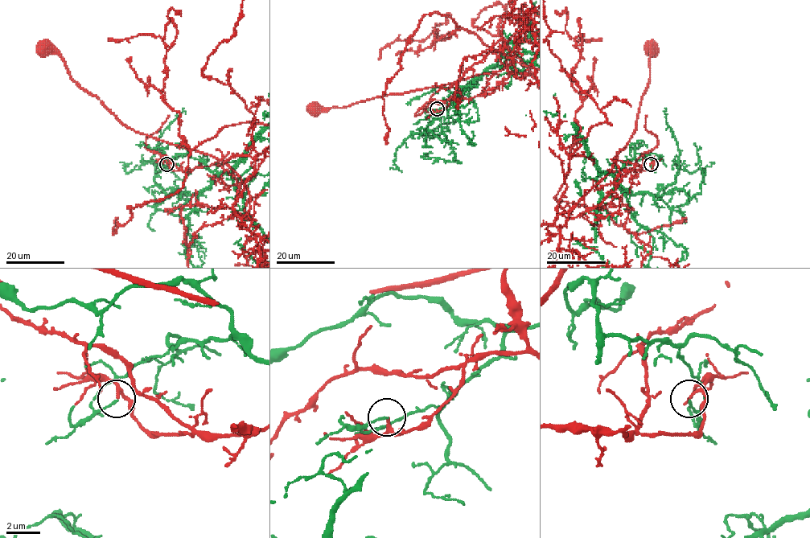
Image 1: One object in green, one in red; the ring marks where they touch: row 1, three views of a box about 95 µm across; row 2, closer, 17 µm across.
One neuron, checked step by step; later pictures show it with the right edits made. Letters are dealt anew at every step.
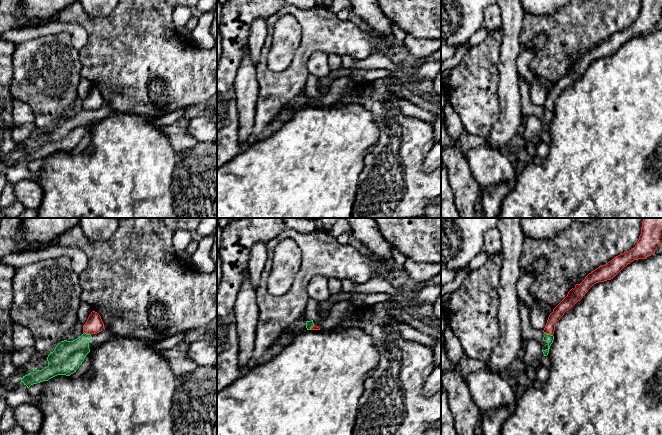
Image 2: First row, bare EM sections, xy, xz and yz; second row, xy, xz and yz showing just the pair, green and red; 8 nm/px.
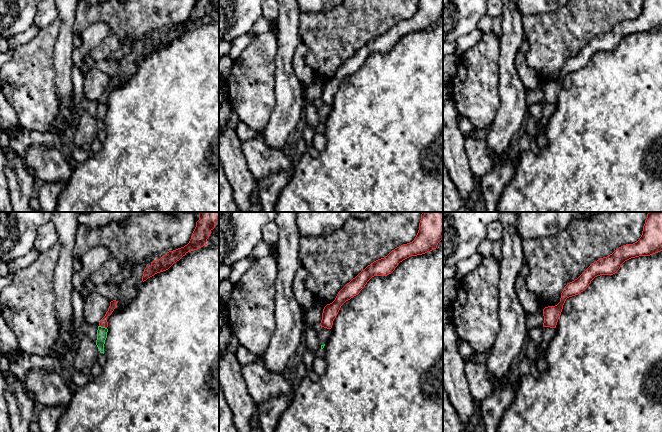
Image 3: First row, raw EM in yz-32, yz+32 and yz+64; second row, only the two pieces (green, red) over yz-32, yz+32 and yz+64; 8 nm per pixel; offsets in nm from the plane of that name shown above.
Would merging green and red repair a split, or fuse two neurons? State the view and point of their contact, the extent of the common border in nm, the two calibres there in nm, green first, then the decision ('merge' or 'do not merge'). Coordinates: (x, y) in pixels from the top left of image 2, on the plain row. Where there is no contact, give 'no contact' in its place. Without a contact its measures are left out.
meets green in yz at (548, 110); contact 80 nm long; 70 nm thick on the green side, 90 nm on the other; do not merge

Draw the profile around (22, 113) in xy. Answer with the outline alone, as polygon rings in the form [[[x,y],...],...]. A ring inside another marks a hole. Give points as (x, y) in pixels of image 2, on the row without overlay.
[[[18,99],[13,100],[12,120],[14,126],[34,122],[34,113],[31,107]]]

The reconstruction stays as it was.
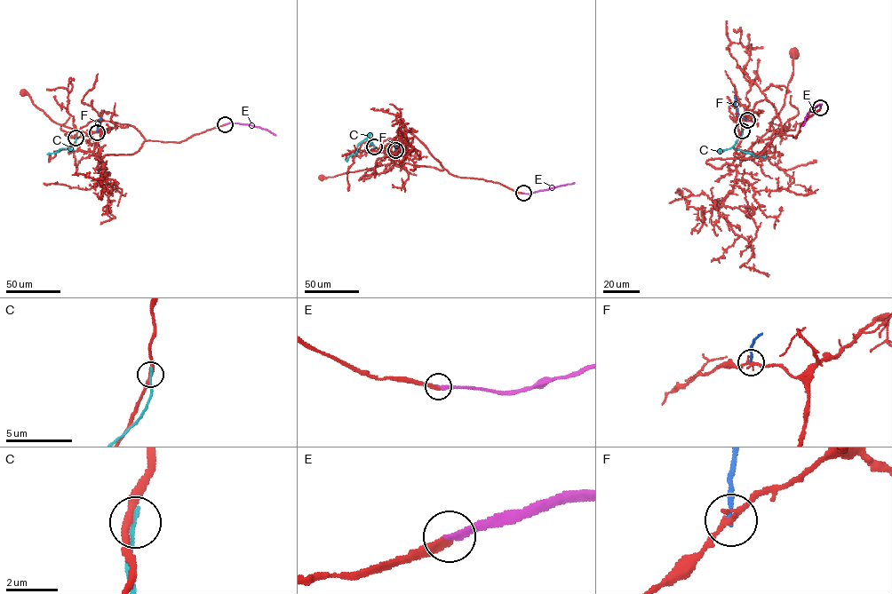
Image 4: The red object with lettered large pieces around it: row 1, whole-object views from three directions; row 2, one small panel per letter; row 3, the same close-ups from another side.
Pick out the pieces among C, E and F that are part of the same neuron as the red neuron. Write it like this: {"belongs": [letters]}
{"belongs": ["E"]}

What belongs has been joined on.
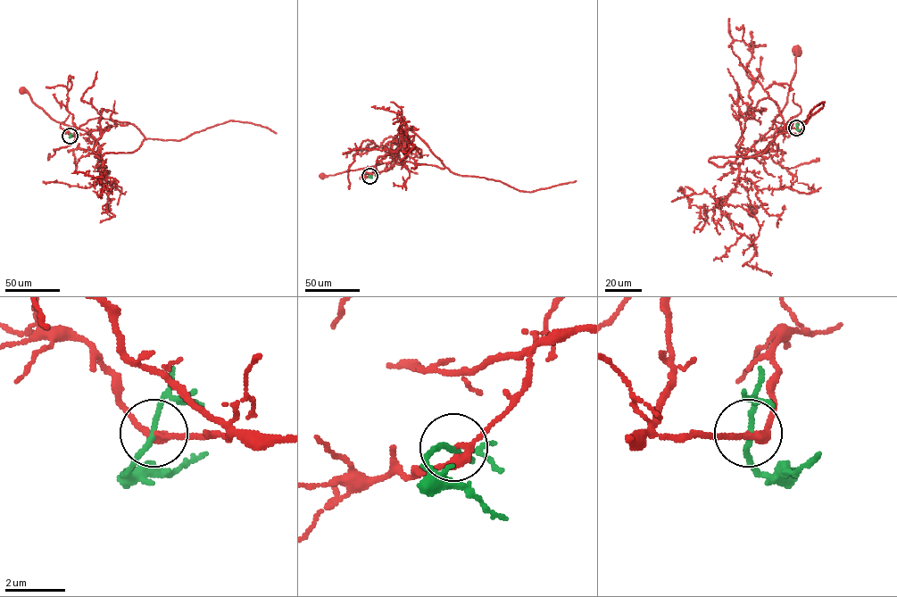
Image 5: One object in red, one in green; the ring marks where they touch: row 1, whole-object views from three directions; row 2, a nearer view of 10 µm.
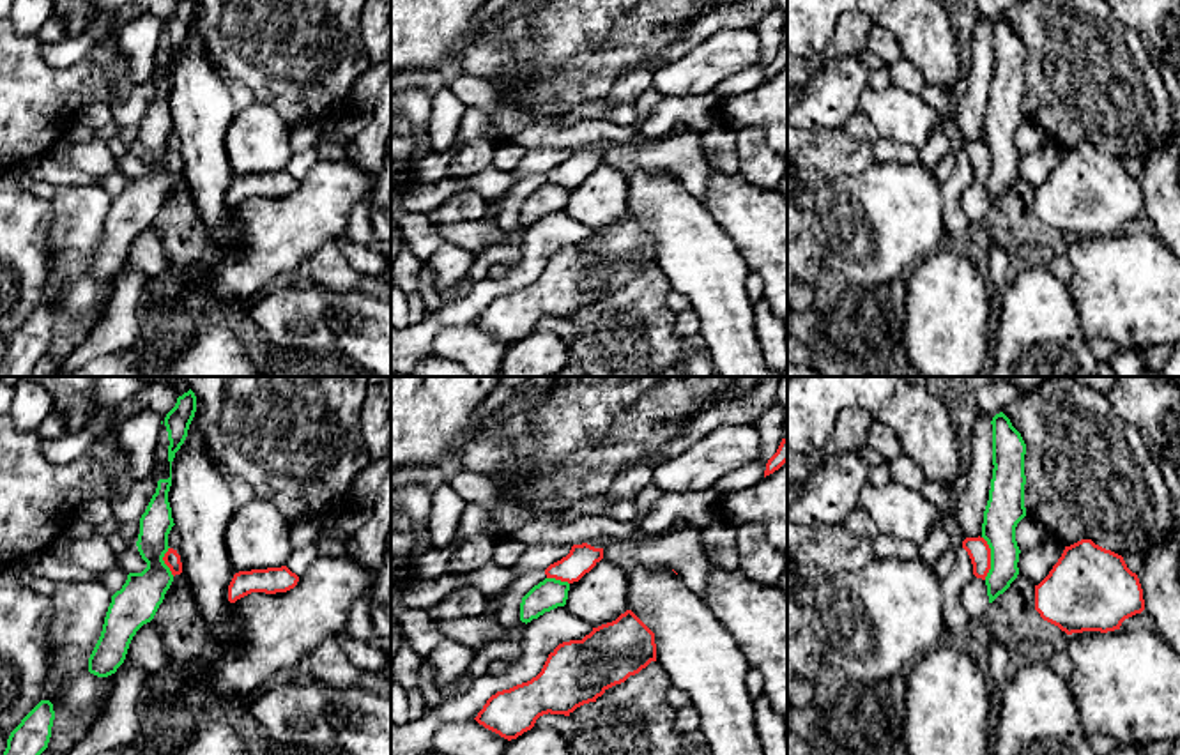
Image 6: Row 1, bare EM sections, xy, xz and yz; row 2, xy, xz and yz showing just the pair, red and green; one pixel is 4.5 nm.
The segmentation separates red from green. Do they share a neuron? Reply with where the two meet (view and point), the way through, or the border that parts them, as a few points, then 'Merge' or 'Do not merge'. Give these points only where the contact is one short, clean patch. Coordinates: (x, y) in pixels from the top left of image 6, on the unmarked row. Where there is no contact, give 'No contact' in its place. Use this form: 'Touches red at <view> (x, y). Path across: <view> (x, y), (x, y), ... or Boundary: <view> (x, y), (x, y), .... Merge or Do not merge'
Touches red at yz (989, 161). Boundary: yz (982, 140), (989, 152), (989, 175), (986, 183). Do not merge

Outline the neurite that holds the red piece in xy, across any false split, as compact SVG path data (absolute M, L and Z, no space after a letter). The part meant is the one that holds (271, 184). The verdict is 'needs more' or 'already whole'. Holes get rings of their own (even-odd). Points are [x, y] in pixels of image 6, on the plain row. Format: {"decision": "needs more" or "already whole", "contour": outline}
{"decision": "already whole", "contour": "M287 170L239 175L234 179L228 189L228 205L235 207L237 203L251 196L265 198L287 196L294 193L297 186L299 180L292 177Z"}

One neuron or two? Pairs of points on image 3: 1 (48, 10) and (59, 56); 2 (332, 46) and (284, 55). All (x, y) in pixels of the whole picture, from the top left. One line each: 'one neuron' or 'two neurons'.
1: two neurons
2: two neurons

